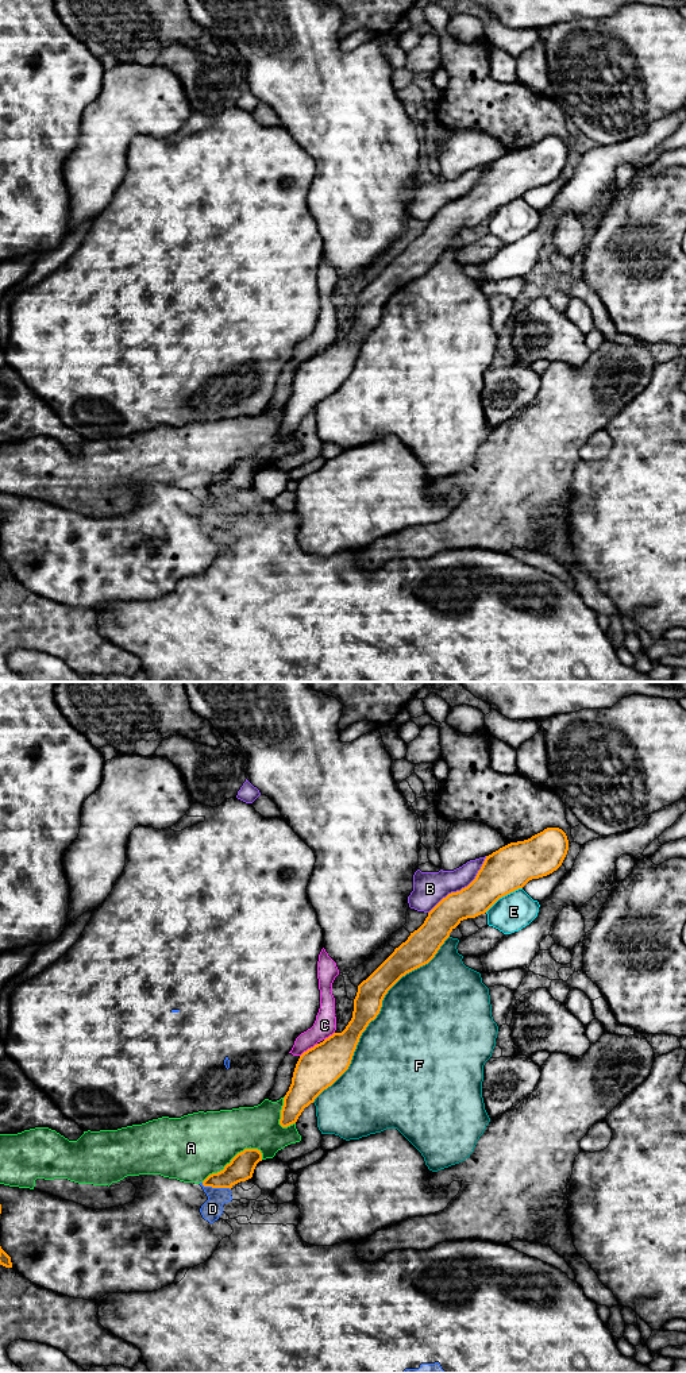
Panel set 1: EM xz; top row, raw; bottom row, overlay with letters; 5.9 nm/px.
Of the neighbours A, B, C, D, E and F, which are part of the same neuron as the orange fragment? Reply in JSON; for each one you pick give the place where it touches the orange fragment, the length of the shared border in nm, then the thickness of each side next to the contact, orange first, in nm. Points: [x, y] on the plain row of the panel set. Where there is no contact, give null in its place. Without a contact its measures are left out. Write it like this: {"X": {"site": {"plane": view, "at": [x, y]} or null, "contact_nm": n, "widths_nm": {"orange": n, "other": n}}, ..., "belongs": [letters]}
{"belongs": []}

